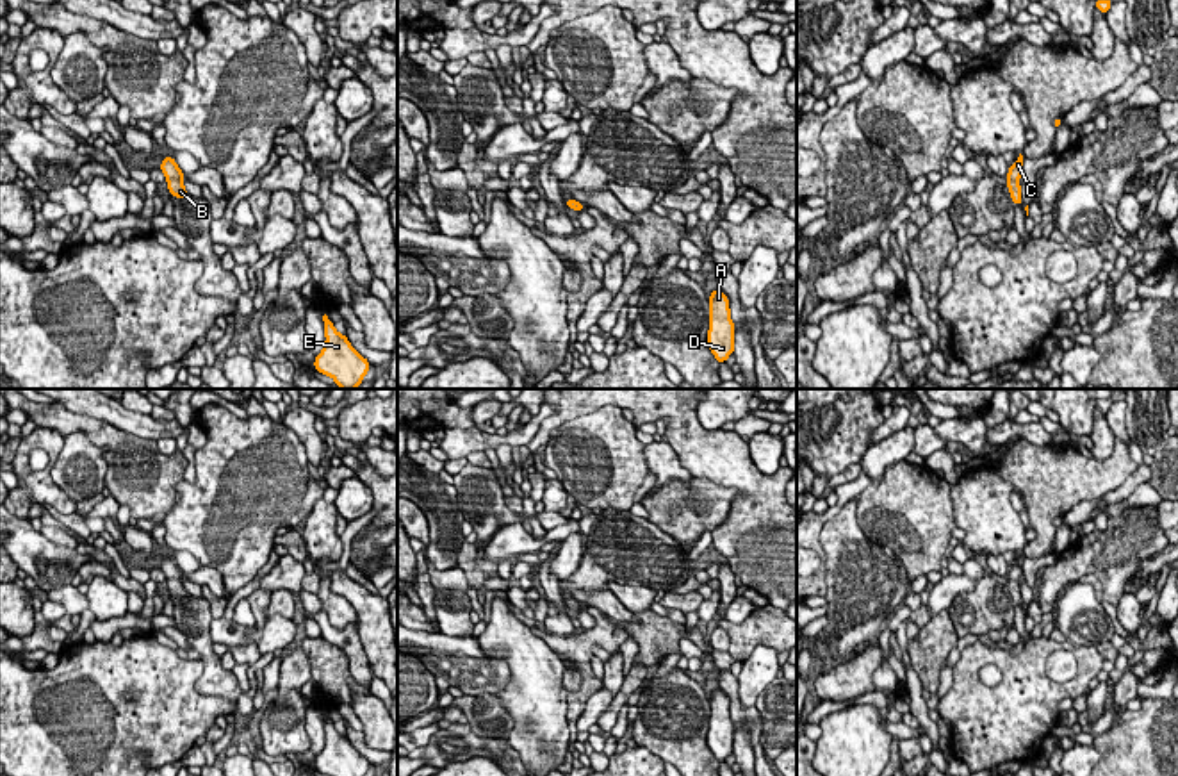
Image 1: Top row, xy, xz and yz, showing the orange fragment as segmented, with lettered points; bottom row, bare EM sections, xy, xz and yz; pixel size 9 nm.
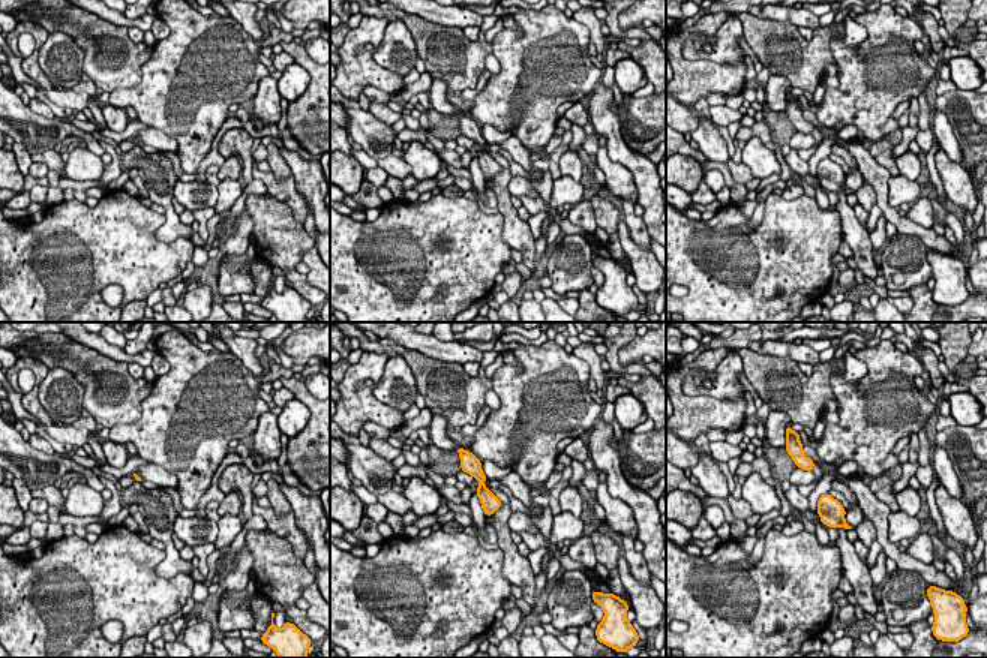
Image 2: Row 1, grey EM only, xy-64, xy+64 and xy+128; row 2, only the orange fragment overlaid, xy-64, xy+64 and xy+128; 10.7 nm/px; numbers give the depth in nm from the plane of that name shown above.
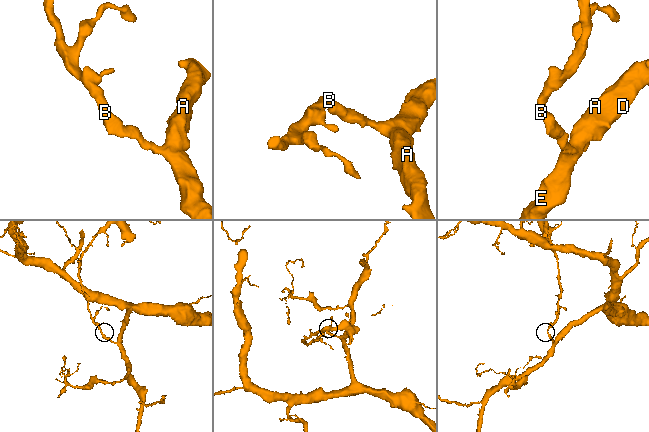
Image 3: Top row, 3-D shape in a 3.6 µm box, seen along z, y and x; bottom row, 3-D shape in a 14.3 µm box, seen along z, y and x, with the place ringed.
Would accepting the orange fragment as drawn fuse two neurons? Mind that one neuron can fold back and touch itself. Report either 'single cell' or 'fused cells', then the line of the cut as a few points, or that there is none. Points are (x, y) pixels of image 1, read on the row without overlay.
single cell; cut none

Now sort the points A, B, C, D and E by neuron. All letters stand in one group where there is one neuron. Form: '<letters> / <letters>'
A B C D E

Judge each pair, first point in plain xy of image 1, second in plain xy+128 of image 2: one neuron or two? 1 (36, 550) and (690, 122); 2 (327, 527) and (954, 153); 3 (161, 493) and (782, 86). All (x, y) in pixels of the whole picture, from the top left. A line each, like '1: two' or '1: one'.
1: two
2: one
3: two

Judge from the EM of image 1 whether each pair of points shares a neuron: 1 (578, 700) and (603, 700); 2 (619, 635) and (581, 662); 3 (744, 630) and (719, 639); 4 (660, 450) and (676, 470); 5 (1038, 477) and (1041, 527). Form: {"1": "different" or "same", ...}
{"1": "different", "2": "same", "3": "different", "4": "same", "5": "same"}

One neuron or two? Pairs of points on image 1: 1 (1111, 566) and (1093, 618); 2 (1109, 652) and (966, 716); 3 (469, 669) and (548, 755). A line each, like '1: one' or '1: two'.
1: two
2: two
3: two

